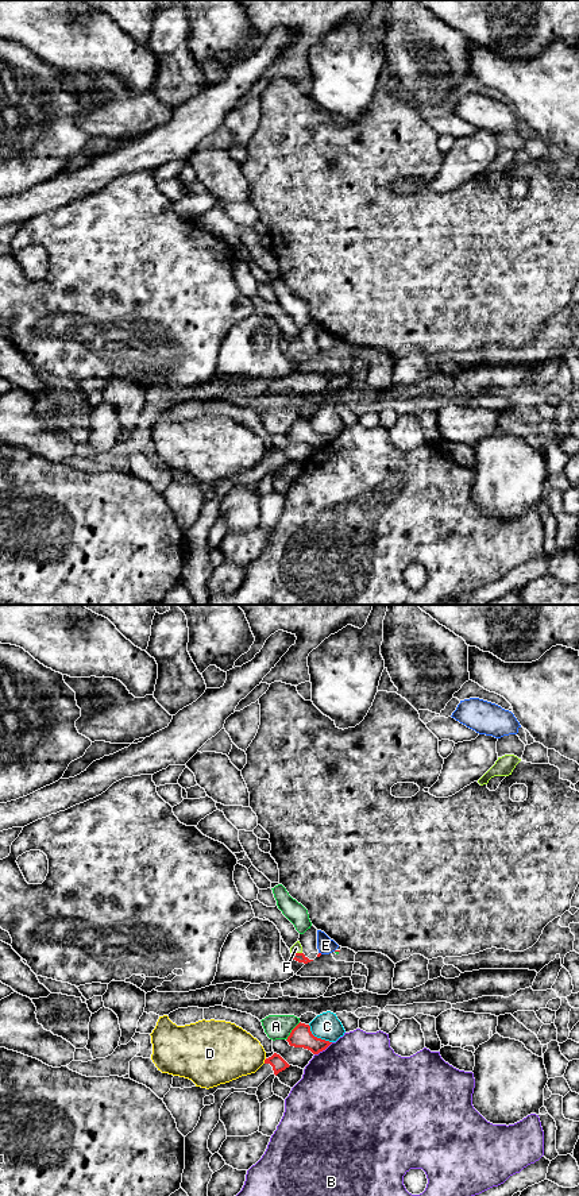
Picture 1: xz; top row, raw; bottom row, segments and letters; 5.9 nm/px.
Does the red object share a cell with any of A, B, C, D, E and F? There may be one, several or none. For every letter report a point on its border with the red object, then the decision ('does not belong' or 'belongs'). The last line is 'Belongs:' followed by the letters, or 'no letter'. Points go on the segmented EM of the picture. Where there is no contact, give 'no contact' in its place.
A: contact xz (292, 1031); does not belong
B: contact xz (323, 1049); does not belong
C: contact xz (316, 1037); does not belong
D: contact xz (265, 1061); does not belong
E: no contact; does not belong
F: contact xz (297, 953); belongs
Belongs: F

